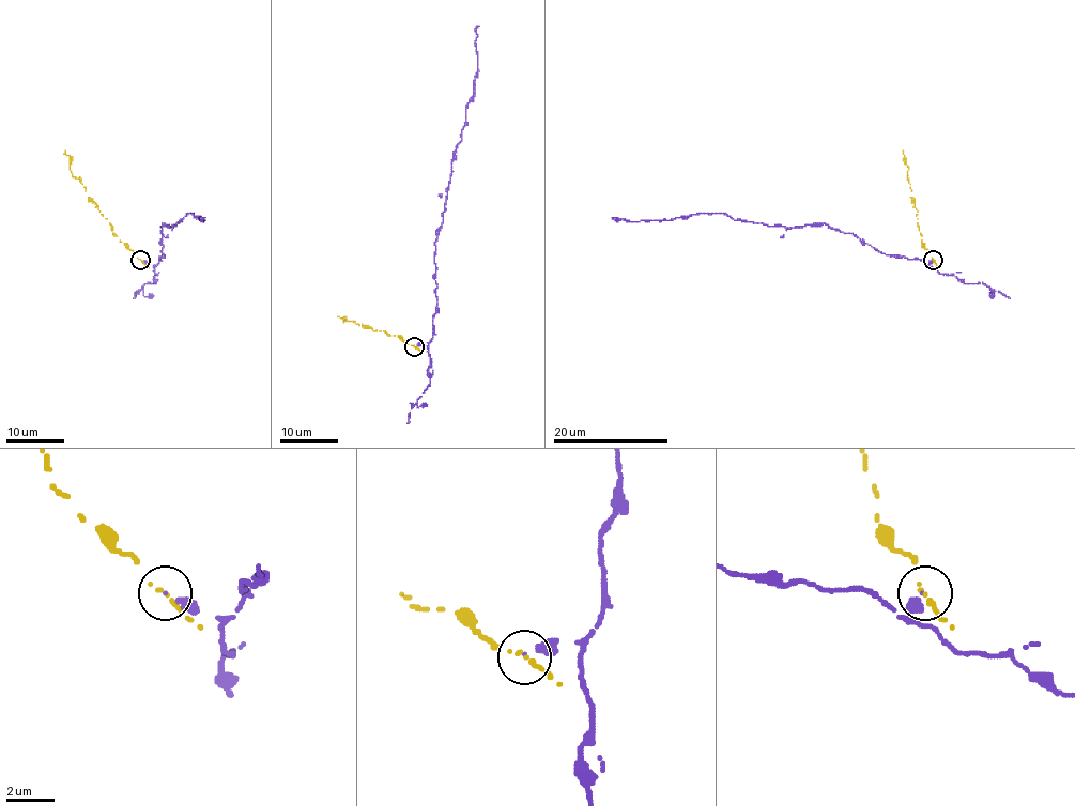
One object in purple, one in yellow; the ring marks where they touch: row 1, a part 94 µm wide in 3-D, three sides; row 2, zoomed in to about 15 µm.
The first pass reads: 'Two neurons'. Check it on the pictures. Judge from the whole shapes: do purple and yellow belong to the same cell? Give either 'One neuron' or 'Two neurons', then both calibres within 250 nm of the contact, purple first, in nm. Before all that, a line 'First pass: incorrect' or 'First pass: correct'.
First pass: correct
Two neurons. Thickness 240 nm (purple) against 220 nm

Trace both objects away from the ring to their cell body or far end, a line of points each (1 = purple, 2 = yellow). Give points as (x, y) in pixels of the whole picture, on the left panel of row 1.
1: (140, 259), (158, 262), (163, 222), (174, 226), (187, 213), (201, 221), (205, 217)
2: (140, 259), (112, 233), (112, 226), (70, 170), (70, 156), (65, 150)

